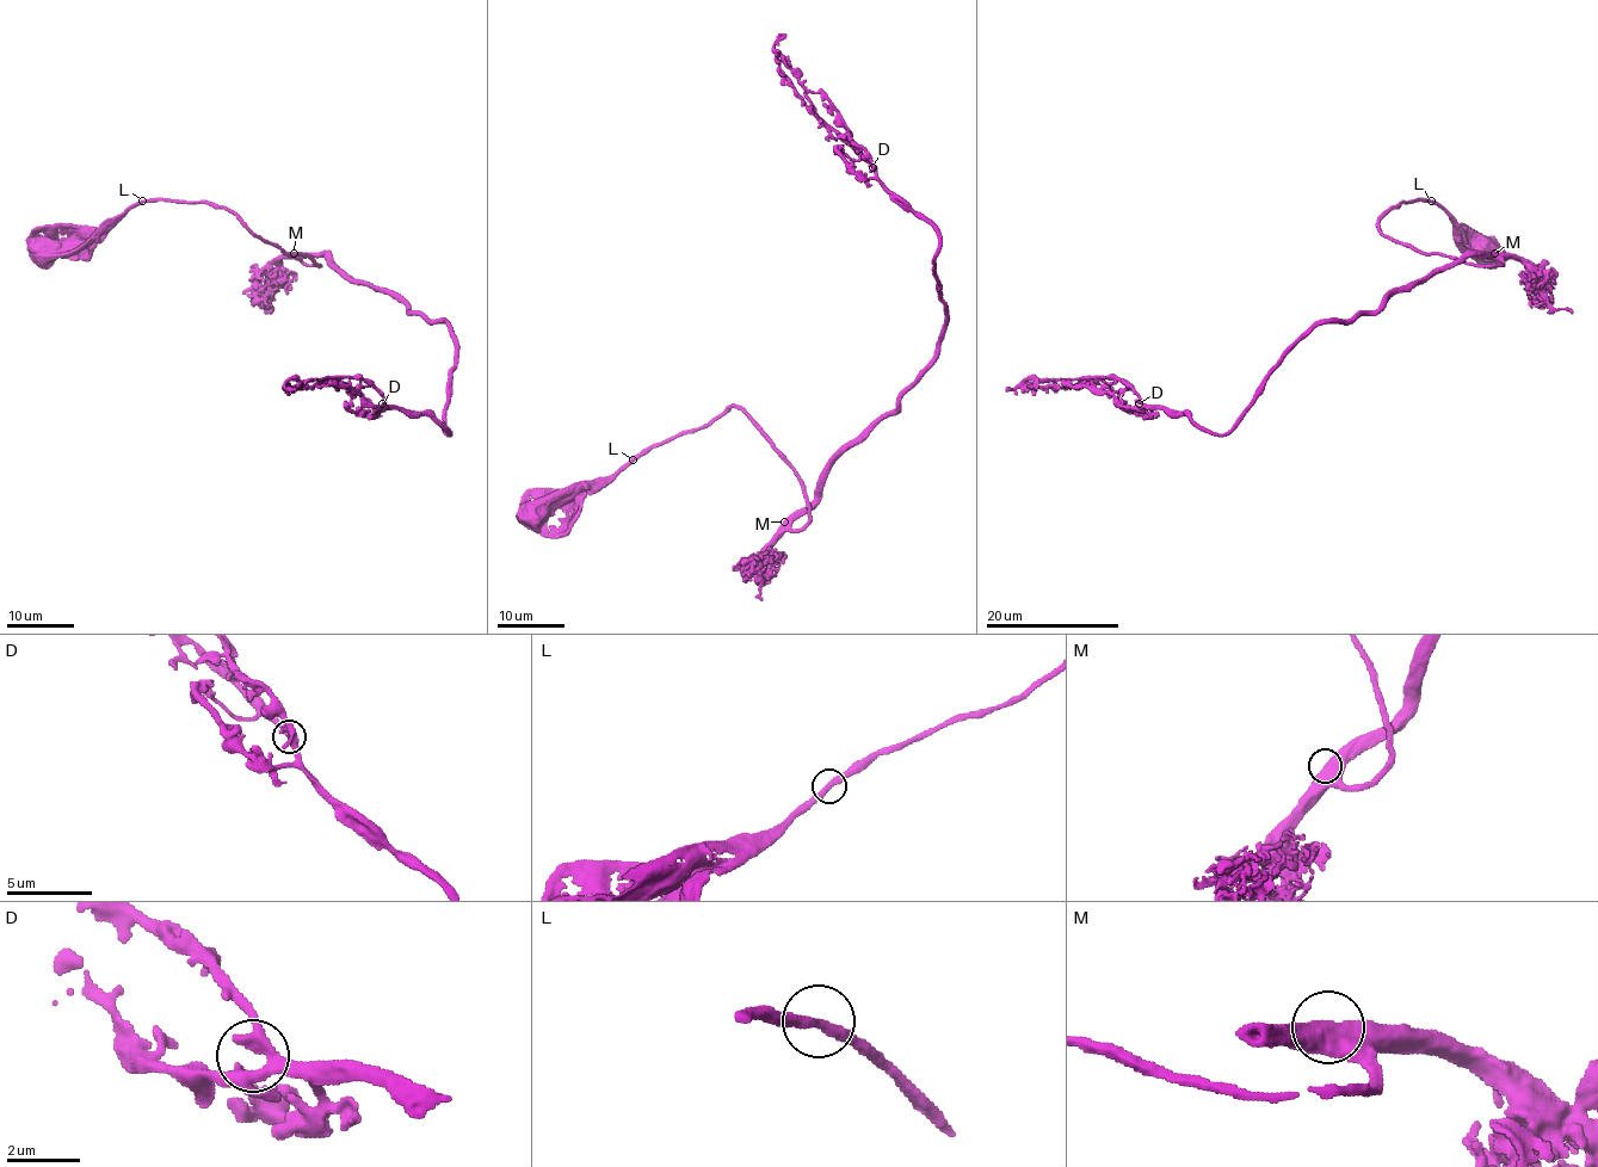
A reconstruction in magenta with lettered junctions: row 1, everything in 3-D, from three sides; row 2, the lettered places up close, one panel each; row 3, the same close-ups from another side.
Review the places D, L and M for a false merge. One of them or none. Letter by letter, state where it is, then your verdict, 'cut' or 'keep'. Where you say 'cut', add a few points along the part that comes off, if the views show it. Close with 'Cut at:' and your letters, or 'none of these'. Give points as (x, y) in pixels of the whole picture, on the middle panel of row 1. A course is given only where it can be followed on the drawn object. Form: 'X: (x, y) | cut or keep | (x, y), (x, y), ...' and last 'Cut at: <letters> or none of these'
D: (872, 167) | keep
L: (633, 459) | keep
M: (784, 522) | keep
Cut at: none of these

